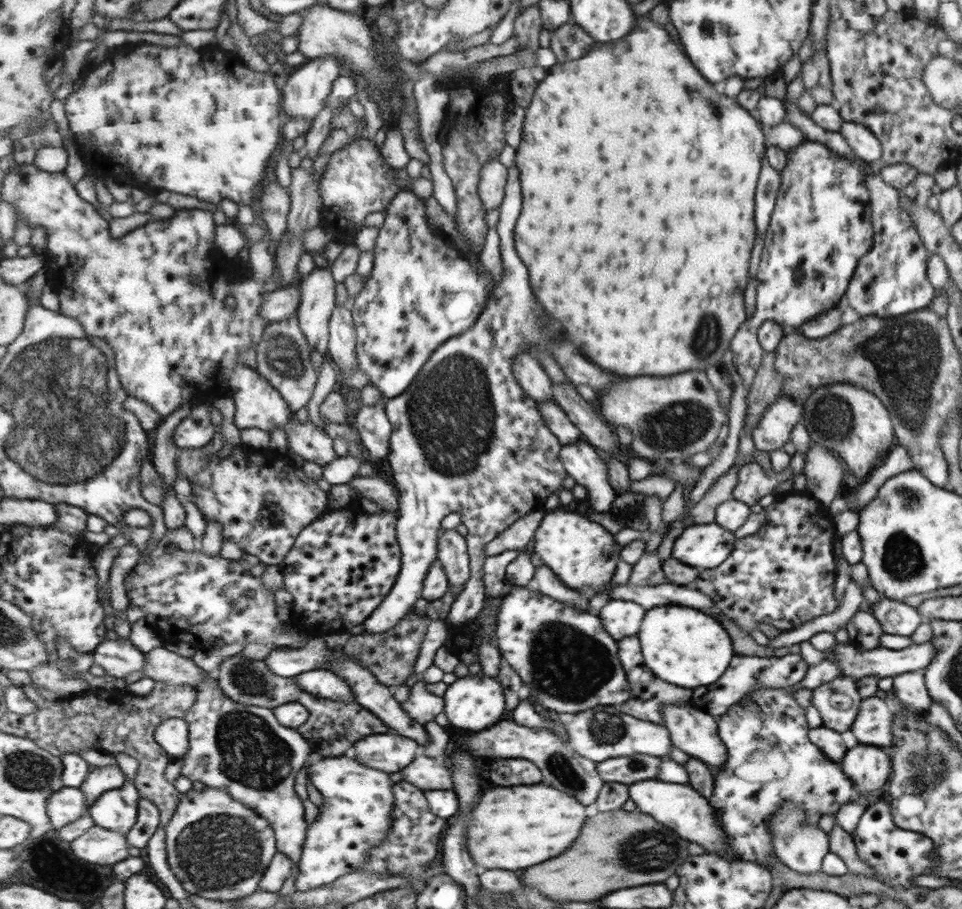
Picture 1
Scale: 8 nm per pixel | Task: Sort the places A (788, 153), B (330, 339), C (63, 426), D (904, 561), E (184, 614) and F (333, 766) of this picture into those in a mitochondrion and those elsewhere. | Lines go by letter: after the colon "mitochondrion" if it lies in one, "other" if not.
A: other
B: other
C: mitochondrion
D: mitochondrion
E: other
F: other

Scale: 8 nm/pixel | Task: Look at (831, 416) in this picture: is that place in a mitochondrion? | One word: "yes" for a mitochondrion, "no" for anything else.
yes

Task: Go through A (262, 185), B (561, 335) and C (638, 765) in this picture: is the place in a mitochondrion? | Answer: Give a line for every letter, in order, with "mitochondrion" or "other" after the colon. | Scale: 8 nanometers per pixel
A: other
B: other
C: mitochondrion

